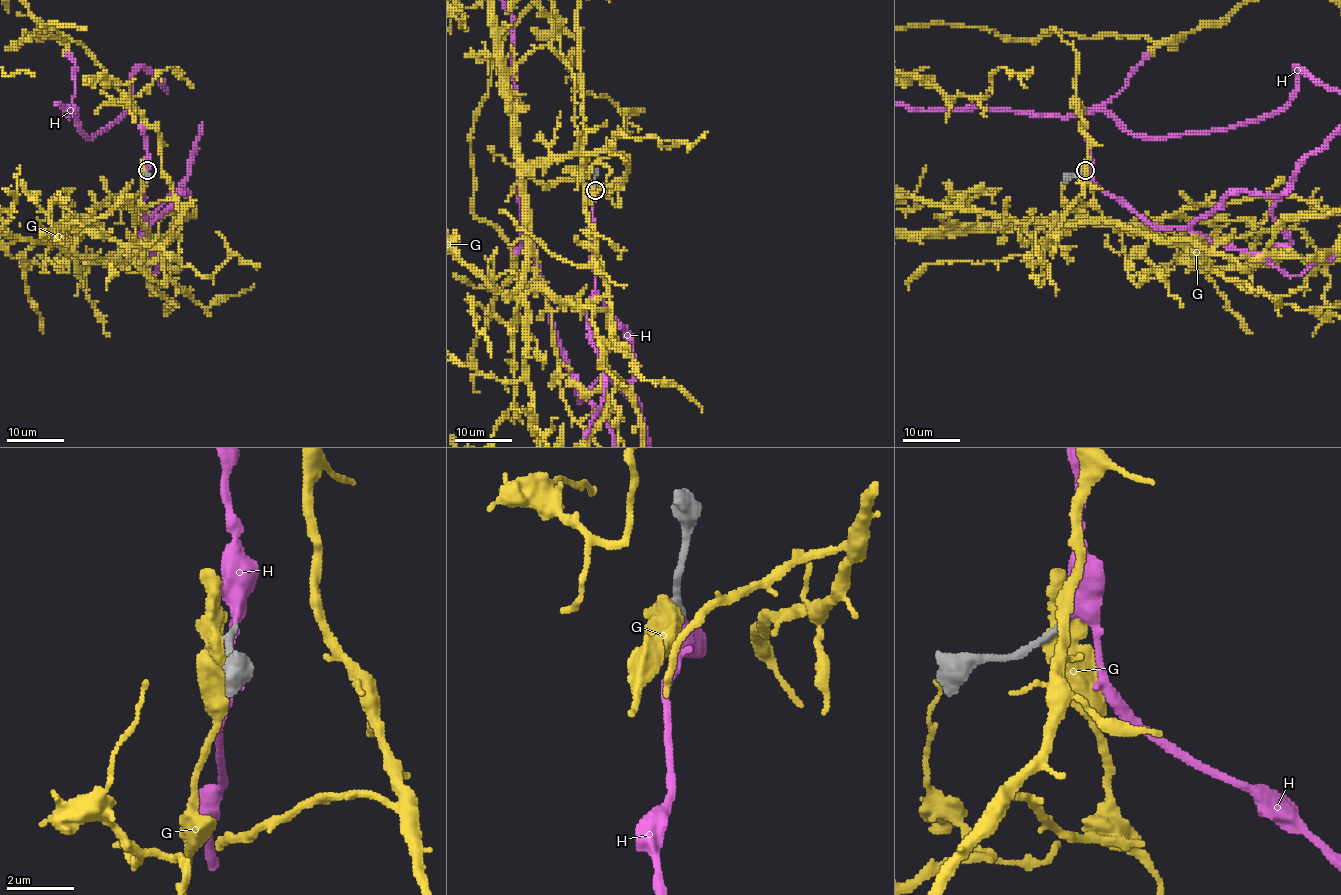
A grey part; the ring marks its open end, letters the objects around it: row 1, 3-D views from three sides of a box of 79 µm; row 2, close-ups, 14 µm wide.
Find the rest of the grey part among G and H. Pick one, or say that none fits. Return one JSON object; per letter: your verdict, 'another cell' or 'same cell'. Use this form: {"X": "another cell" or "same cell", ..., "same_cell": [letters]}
{"G": "another cell", "H": "same cell", "same_cell": ["H"]}

